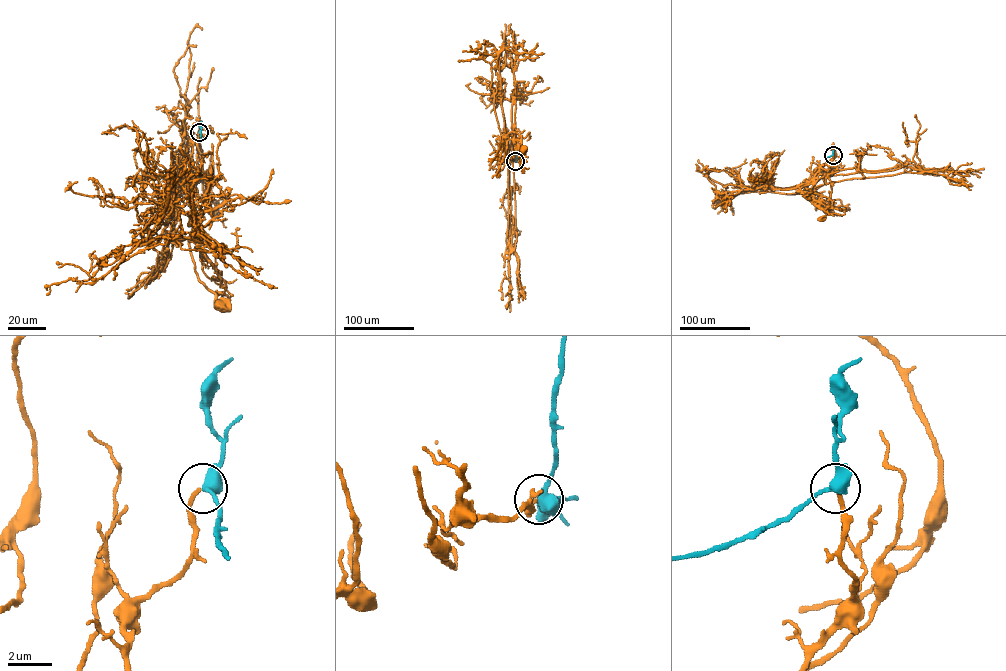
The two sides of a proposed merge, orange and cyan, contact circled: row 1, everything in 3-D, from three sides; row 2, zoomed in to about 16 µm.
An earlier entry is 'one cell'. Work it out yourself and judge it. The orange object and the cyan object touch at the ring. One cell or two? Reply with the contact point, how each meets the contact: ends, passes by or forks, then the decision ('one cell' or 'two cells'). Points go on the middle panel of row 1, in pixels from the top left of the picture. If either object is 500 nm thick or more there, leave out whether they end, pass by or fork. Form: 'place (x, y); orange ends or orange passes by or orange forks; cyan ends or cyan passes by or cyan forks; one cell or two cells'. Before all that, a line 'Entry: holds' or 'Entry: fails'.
Entry: holds
place (515, 161); orange ends; cyan passes by; one cell

